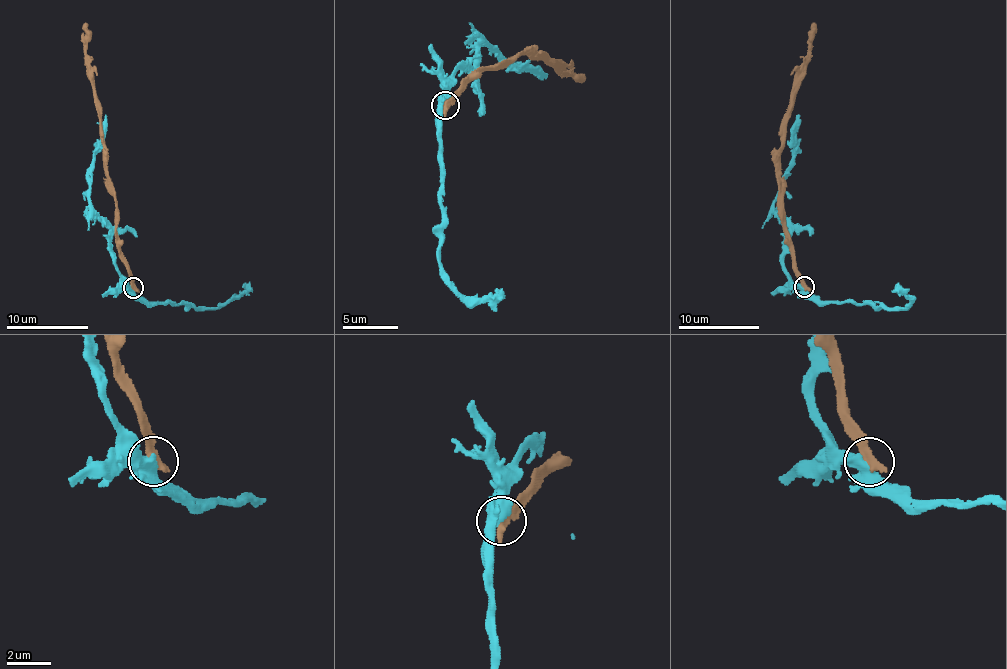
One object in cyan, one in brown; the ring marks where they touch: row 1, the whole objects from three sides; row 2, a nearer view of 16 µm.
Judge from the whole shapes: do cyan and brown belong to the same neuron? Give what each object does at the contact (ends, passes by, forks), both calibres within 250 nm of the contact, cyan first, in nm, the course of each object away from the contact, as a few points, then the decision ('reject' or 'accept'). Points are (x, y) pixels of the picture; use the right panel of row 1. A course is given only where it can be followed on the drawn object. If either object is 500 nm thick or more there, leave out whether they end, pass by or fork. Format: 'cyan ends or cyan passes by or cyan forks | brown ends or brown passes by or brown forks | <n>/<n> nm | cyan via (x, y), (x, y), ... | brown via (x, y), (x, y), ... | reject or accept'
cyan forks | brown ends | 440/440 nm | cyan via (803, 286), (797, 286), (785, 267), (788, 227), (775, 206), (792, 157), (795, 123), (799, 115) | brown via (803, 286), (785, 227), (779, 147), (792, 88), (816, 23) | reject

